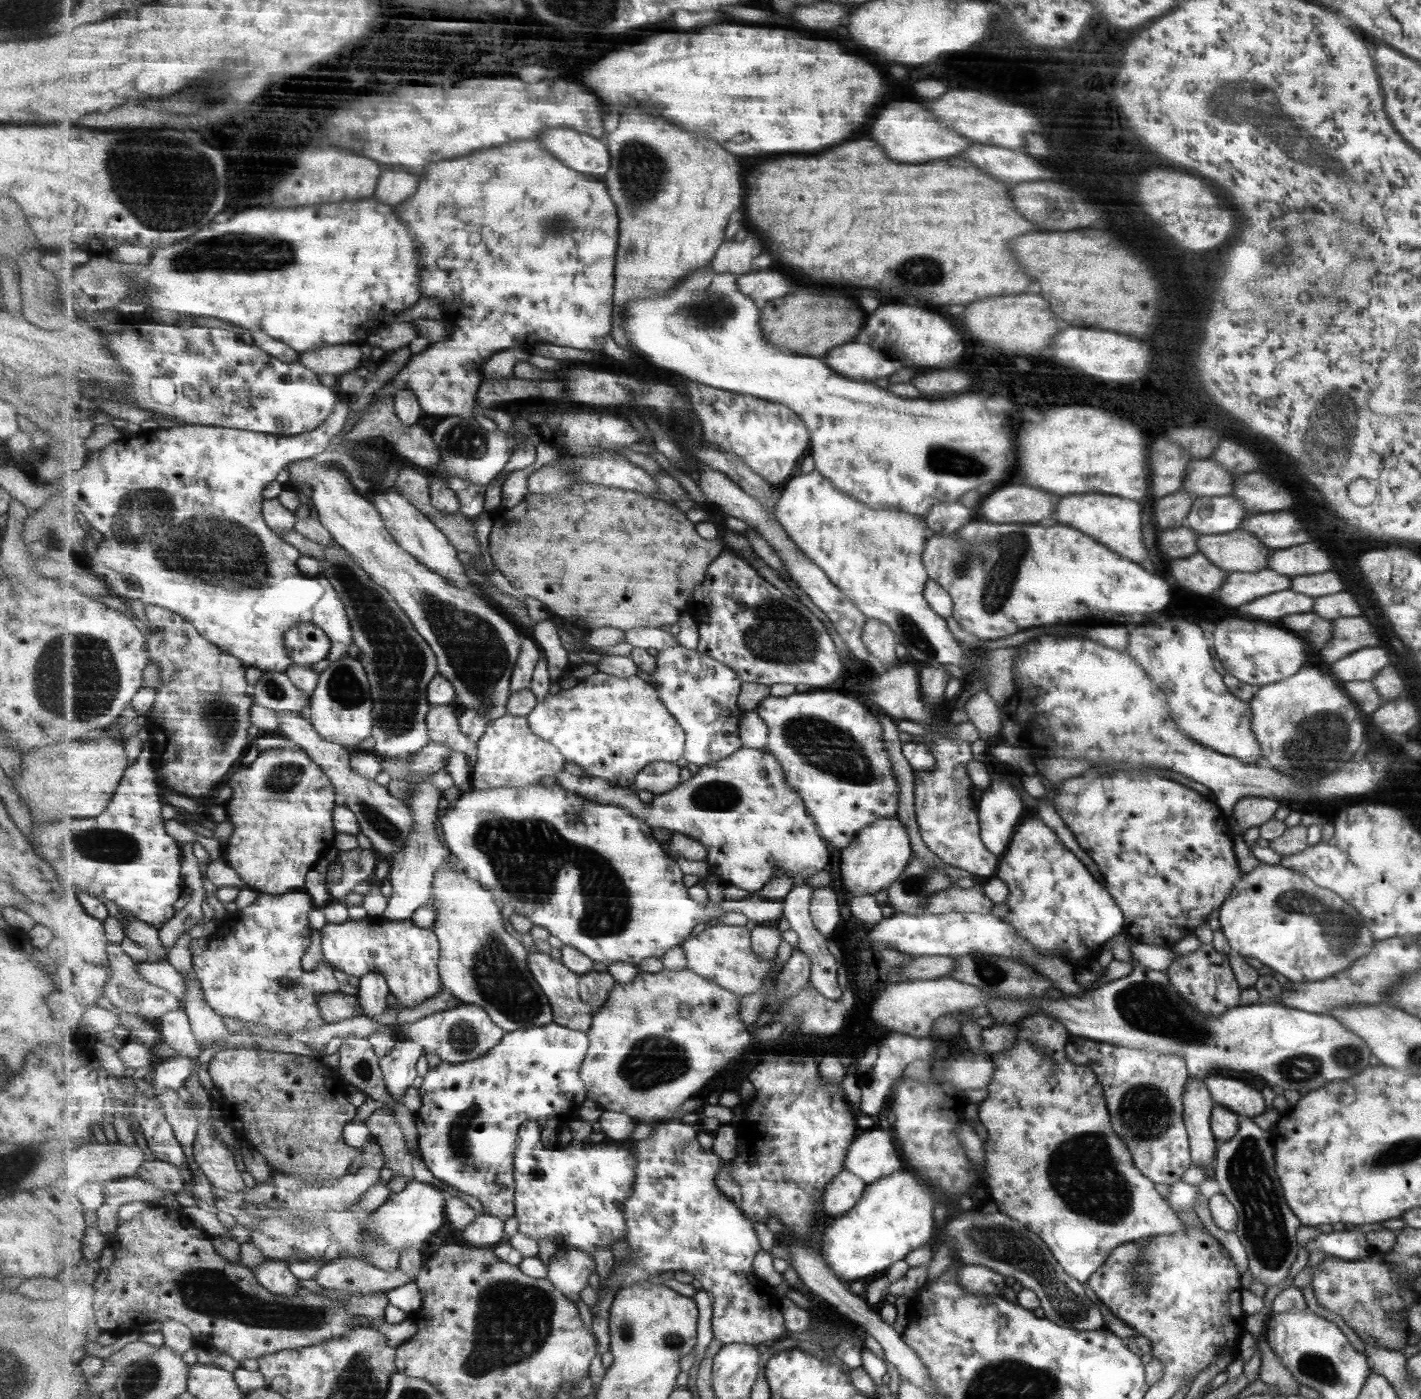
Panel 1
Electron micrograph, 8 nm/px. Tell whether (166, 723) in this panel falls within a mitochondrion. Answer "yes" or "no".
no

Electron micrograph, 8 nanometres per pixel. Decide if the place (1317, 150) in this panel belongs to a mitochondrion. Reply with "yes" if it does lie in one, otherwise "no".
yes

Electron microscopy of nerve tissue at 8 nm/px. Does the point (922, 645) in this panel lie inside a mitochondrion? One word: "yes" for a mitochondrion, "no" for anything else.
yes

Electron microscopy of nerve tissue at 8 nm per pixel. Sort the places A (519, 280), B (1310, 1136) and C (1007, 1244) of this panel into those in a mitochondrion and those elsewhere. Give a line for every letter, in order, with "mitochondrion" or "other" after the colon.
A: other
B: other
C: mitochondrion

